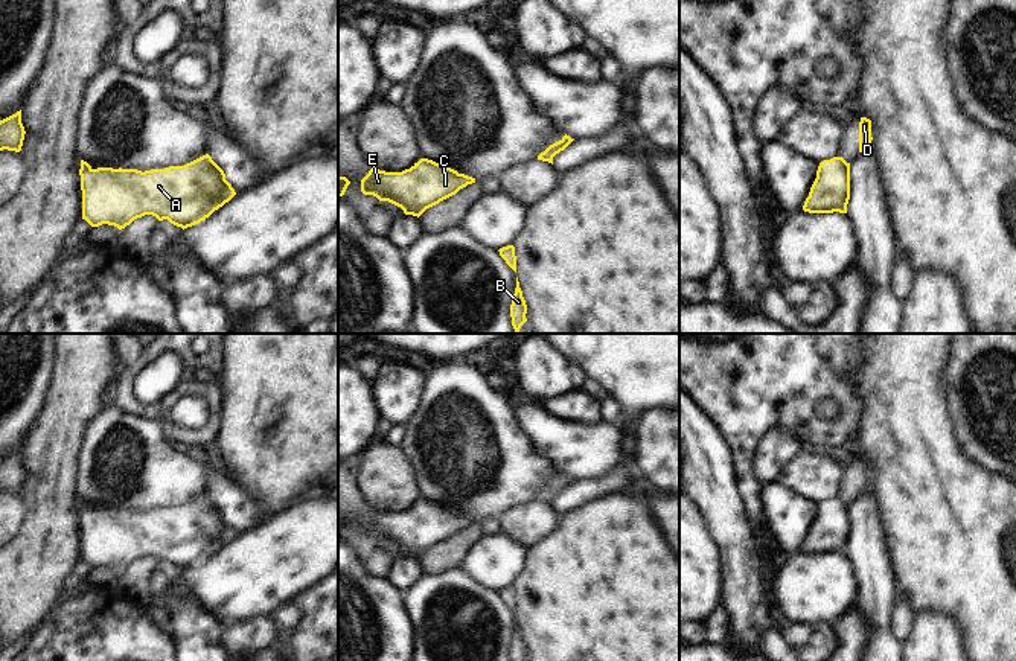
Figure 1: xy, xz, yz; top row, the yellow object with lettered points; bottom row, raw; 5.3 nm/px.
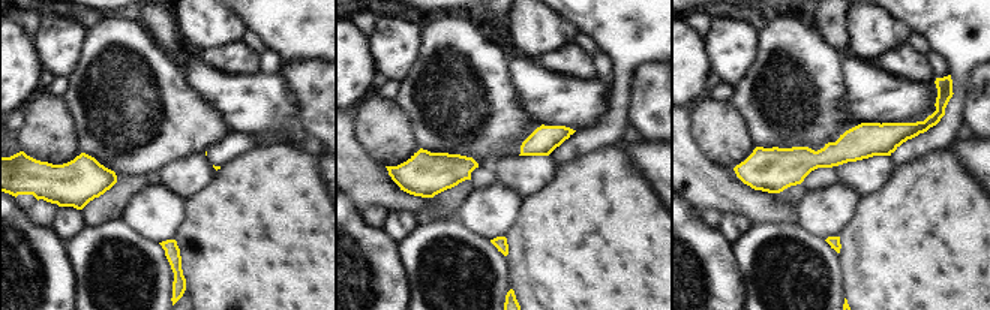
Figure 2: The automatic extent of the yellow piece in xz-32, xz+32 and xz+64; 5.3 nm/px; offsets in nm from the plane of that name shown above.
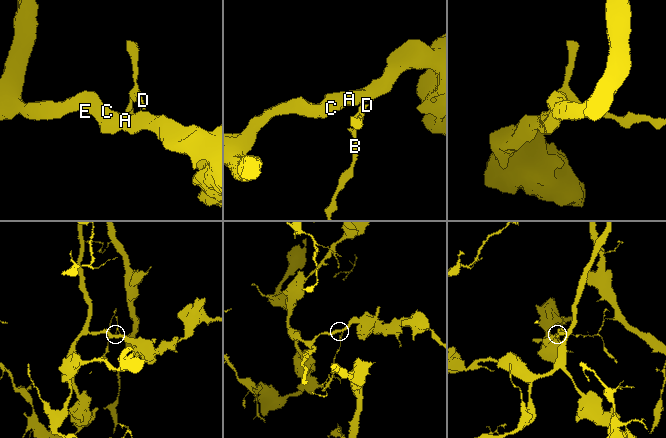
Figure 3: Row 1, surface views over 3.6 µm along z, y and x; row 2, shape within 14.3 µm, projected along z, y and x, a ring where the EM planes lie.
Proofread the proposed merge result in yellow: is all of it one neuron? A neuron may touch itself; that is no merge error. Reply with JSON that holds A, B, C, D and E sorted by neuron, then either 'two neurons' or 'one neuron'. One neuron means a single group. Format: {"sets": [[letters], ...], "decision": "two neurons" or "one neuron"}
{"sets": [["A", "C", "E"], ["B", "D"]], "decision": "two neurons"}

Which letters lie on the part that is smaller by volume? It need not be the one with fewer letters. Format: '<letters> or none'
B, D

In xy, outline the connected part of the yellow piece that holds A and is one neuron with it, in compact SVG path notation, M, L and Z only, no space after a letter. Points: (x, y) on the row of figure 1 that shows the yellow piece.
M209 154L165 169L93 169L81 160L82 219L119 230L152 215L183 230L200 224L228 203L235 189Z

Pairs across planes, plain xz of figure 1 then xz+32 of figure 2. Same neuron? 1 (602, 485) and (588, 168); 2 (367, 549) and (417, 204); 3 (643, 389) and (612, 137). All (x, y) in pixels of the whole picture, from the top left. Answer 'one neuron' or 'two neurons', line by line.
1: two neurons
2: one neuron
3: one neuron

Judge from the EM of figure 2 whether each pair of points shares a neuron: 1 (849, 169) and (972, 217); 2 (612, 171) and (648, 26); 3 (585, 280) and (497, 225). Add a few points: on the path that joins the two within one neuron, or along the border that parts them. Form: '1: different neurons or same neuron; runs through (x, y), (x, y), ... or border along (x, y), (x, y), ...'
1: different neurons; border along (897, 168), (896, 174), (878, 192), (864, 198)
2: different neurons; border along (620, 144), (603, 147), (584, 156)
3: different neurons; border along (525, 199), (519, 220), (504, 235)

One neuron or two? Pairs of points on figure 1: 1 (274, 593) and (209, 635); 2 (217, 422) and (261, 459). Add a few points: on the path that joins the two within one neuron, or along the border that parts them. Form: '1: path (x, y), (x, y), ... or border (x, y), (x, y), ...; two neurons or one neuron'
1: border (198, 602), (226, 625); two neurons
2: border (224, 390), (224, 430), (218, 445); two neurons

